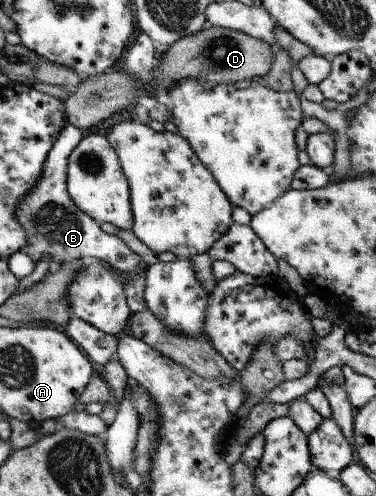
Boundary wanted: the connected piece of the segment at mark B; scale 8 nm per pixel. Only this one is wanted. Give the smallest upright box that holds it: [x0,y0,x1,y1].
[16,123,149,274]

